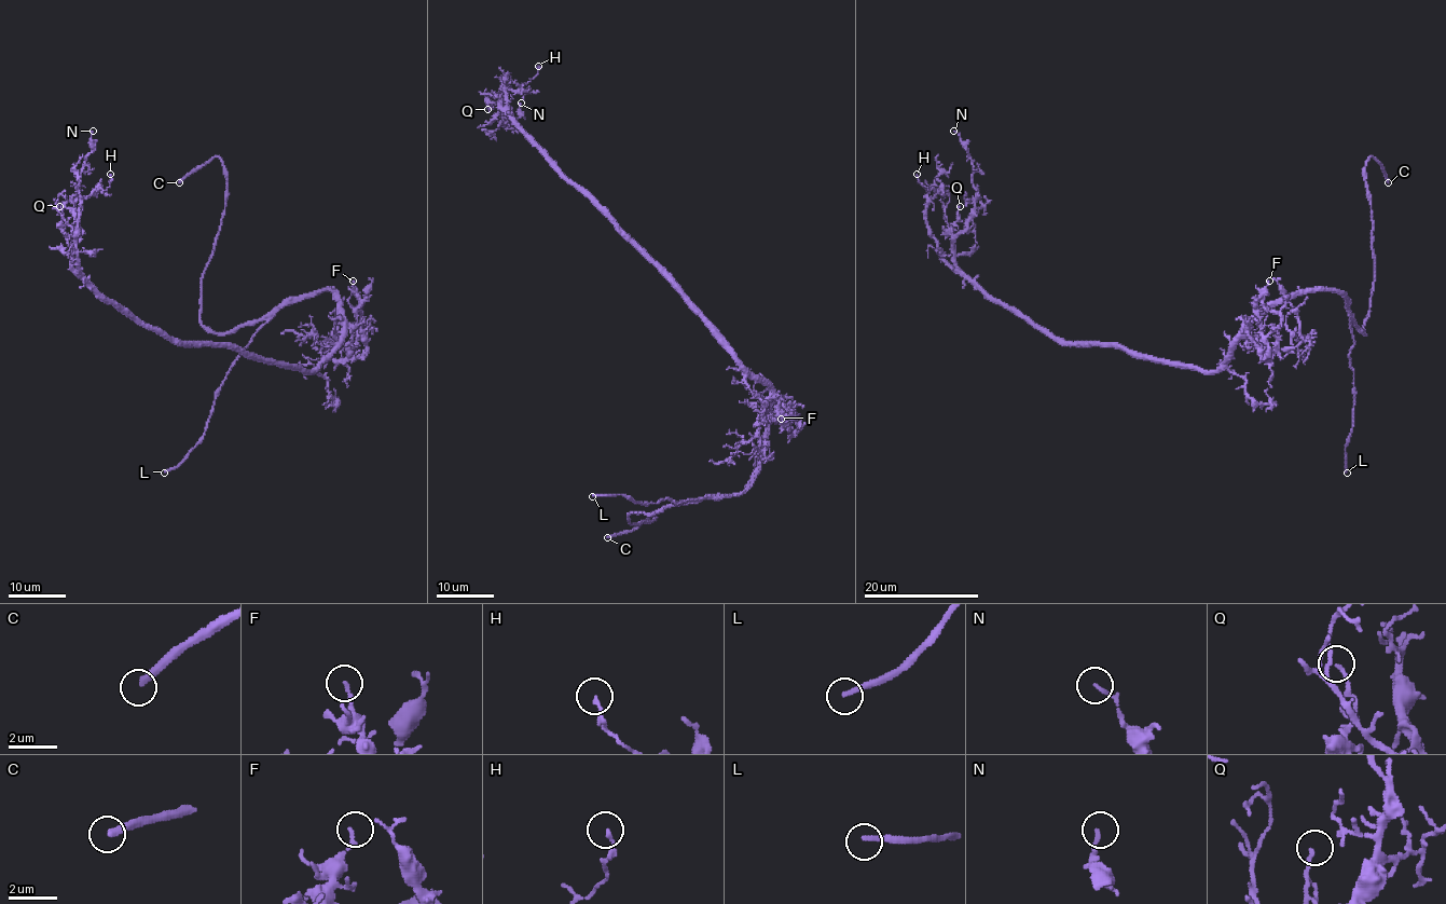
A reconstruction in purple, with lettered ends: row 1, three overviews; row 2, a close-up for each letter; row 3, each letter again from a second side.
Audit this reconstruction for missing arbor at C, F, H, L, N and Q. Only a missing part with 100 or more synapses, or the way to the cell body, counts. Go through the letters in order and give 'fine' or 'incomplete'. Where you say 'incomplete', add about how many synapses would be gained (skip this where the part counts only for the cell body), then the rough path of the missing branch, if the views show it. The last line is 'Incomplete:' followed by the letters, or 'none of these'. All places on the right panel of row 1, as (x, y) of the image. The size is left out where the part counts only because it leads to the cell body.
C: incomplete; 250 synapses
F: fine
H: fine
L: incomplete
N: fine
Q: fine
Incomplete: C, L

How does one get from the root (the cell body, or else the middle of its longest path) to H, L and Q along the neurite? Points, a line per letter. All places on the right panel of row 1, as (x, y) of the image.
H: (1219, 367), (1198, 371), (1115, 347), (1065, 345), (1034, 328), (944, 258), (926, 220), (935, 190), (917, 174)
L: (1219, 367), (1236, 340), (1274, 306), (1308, 292), (1338, 290), (1353, 339), (1347, 473)
Q: (1219, 367), (1198, 371), (1115, 347), (1065, 345), (1034, 328), (956, 264), (960, 206)

